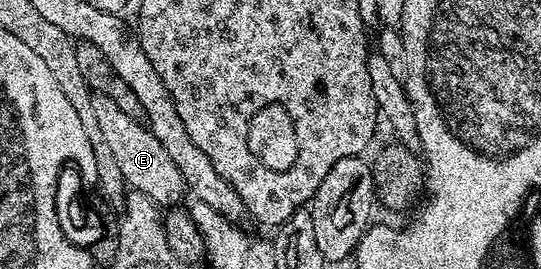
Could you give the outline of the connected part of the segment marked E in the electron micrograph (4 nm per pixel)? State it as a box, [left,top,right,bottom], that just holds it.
[91,93,186,206]

